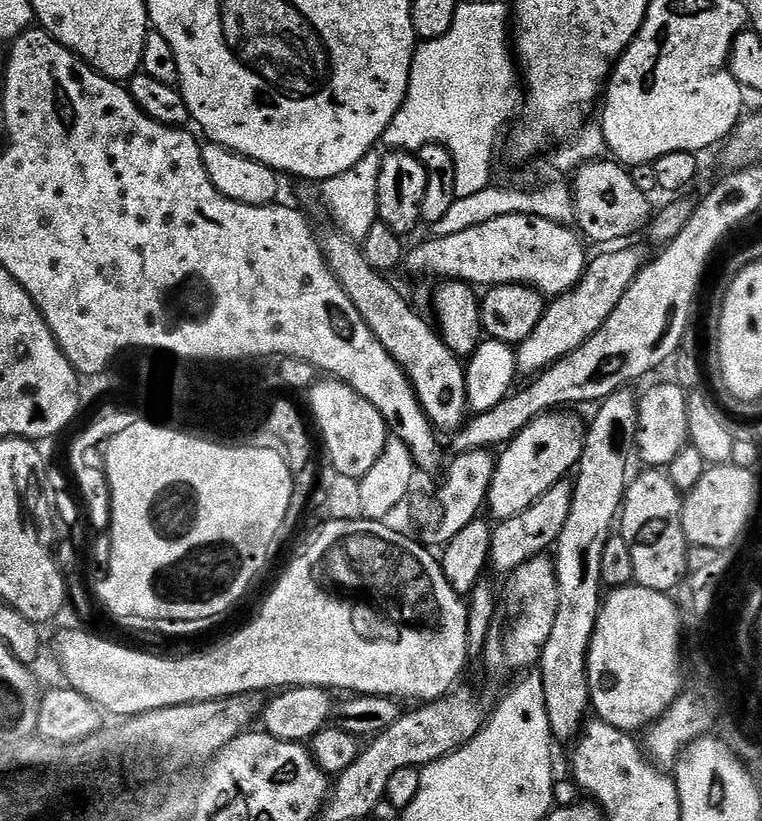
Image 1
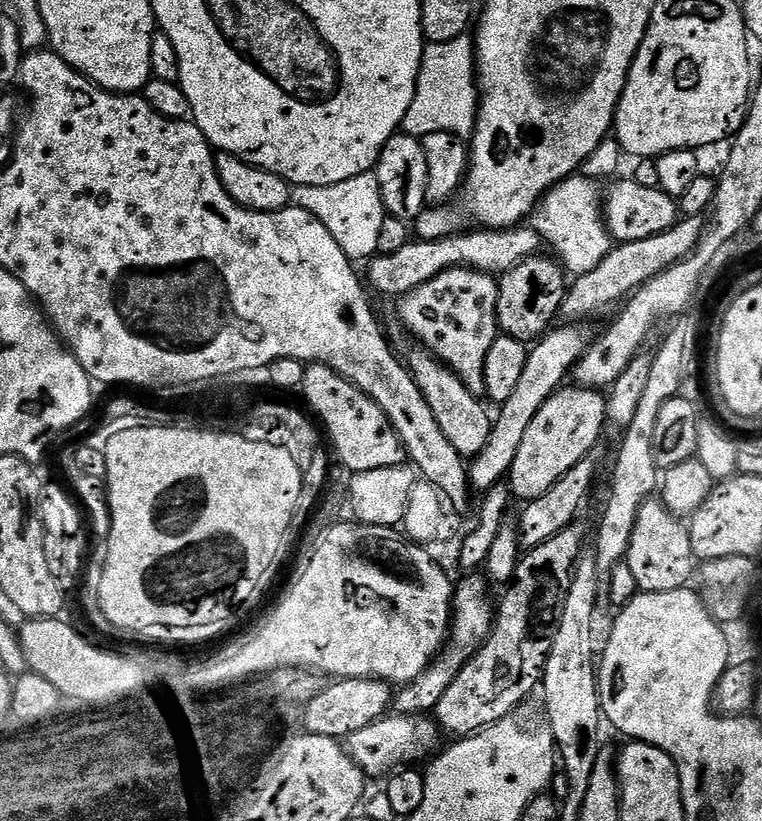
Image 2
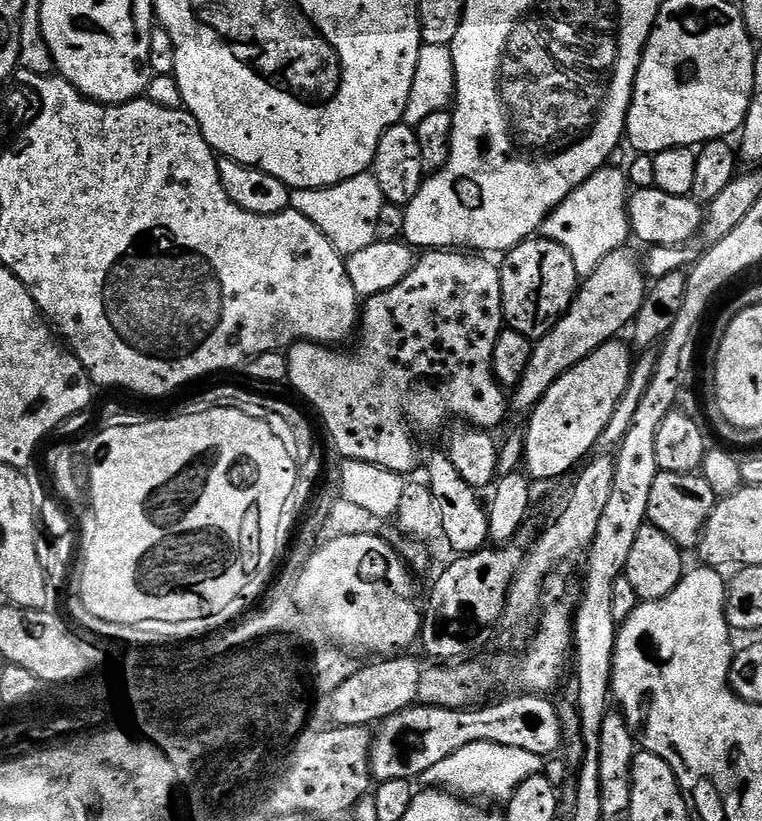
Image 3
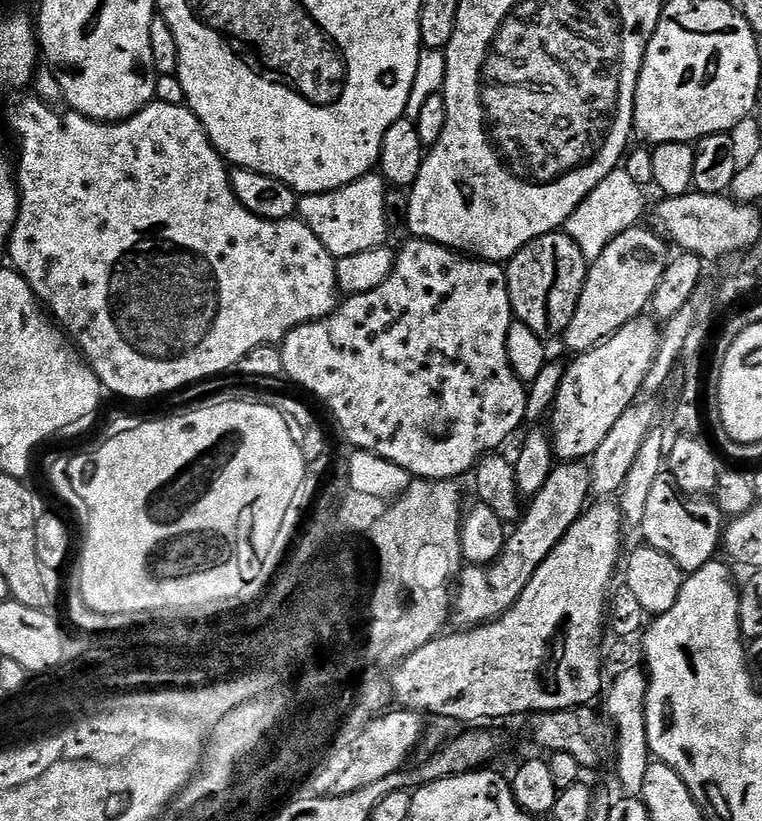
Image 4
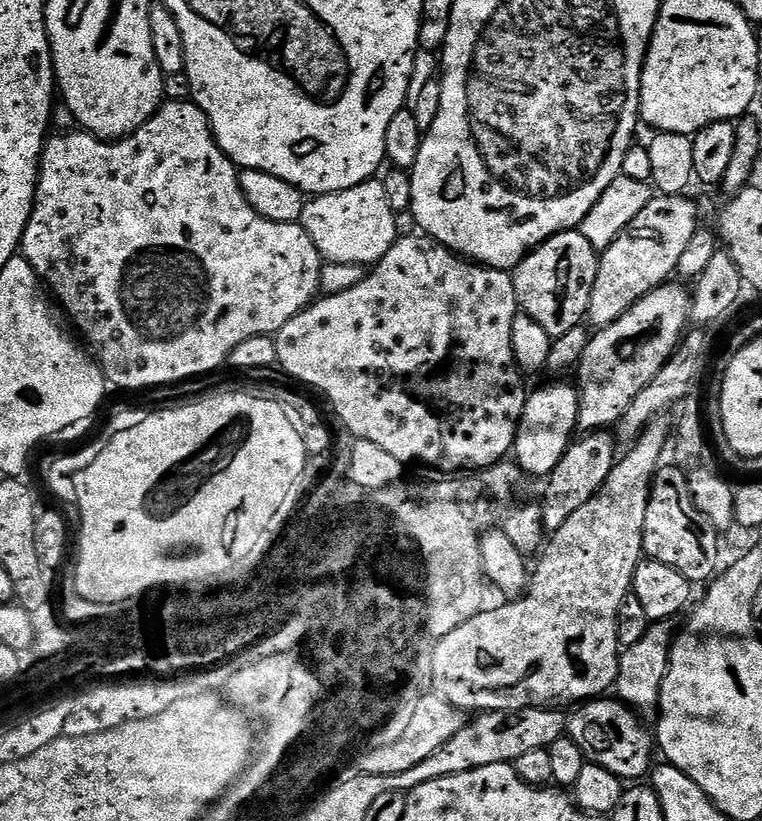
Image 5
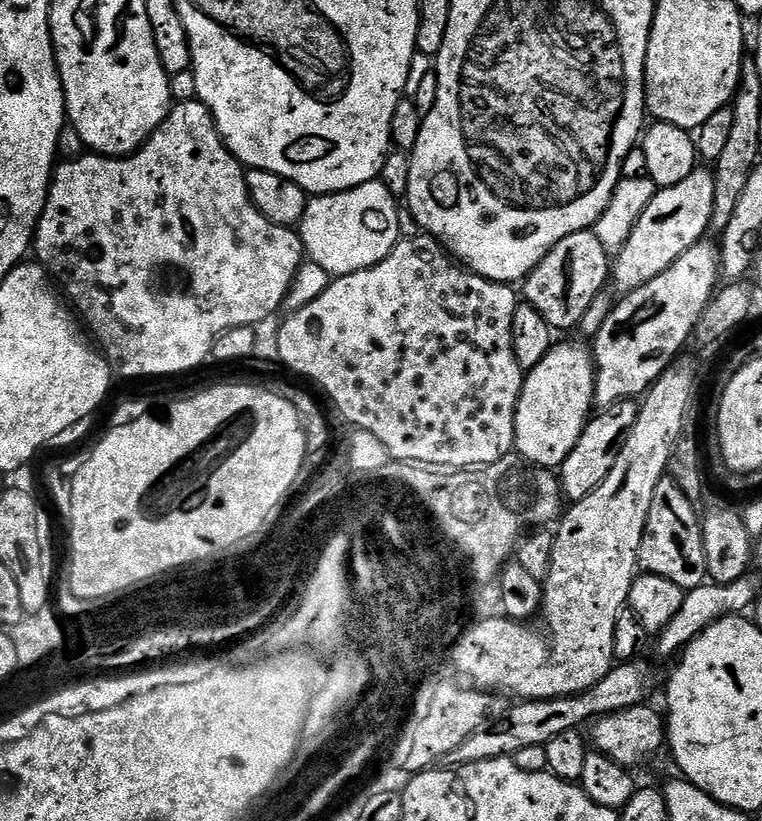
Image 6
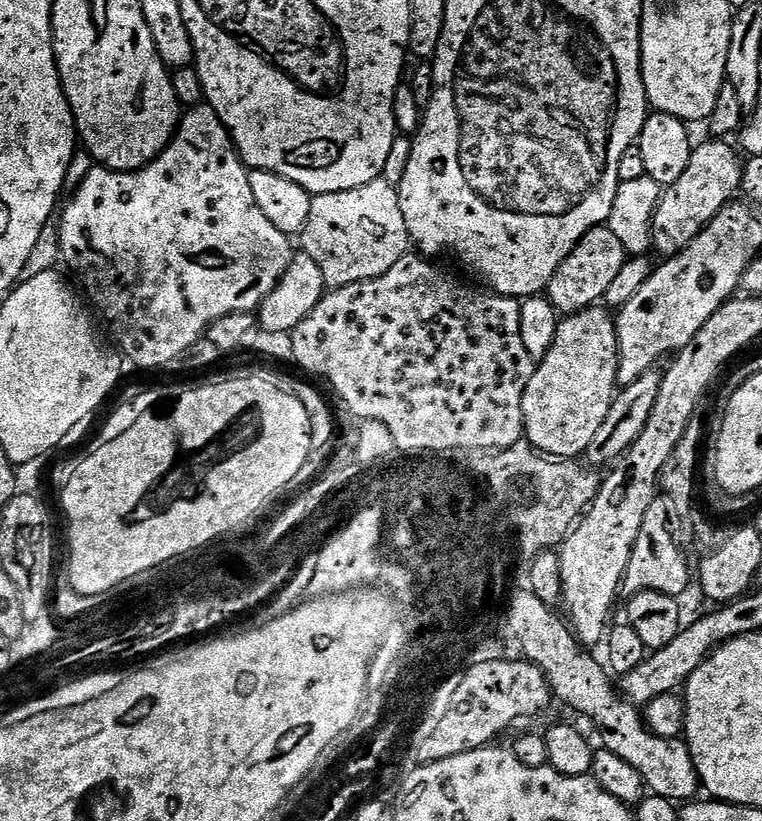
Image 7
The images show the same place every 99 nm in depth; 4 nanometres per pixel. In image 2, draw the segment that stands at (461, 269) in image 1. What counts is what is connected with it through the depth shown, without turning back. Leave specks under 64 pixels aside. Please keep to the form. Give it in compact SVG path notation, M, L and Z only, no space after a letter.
M517 226L507 230L472 231L476 232L470 233L469 236L463 236L463 234L447 236L444 240L417 239L415 242L406 243L400 250L395 250L393 253L384 256L379 254L373 256L366 264L366 268L368 268L368 280L366 276L367 287L371 291L373 288L374 291L381 292L384 296L399 298L405 296L410 290L422 286L422 282L430 282L430 278L442 274L448 268L476 268L480 272L503 274L509 272L515 264L522 262L527 256L537 255L542 248L540 235L531 226Z

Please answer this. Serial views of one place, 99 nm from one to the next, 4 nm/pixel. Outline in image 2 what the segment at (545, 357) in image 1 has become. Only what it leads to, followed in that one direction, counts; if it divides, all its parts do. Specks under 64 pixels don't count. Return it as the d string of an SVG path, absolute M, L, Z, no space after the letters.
M685 216L677 219L676 225L670 230L654 234L654 238L642 238L642 242L616 244L608 251L606 258L602 258L602 262L598 262L598 266L590 270L590 274L577 276L567 285L560 316L568 322L580 322L583 321L583 316L604 312L611 304L616 304L621 299L620 304L643 284L662 274L670 266L680 264L690 253L695 252L704 236L705 227L704 216Z

